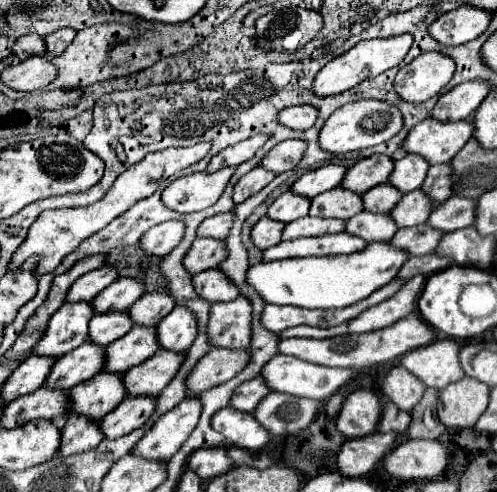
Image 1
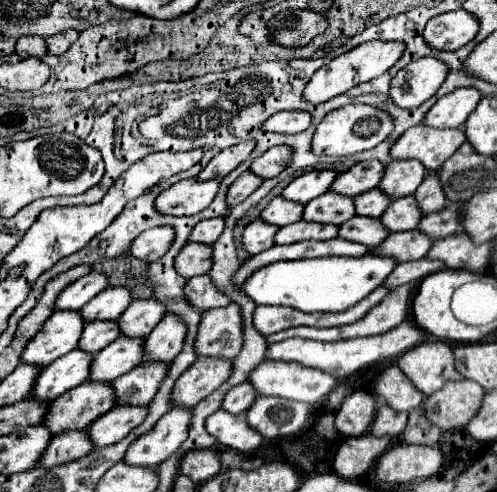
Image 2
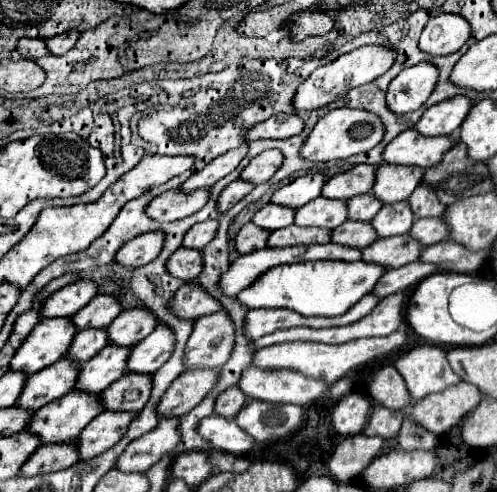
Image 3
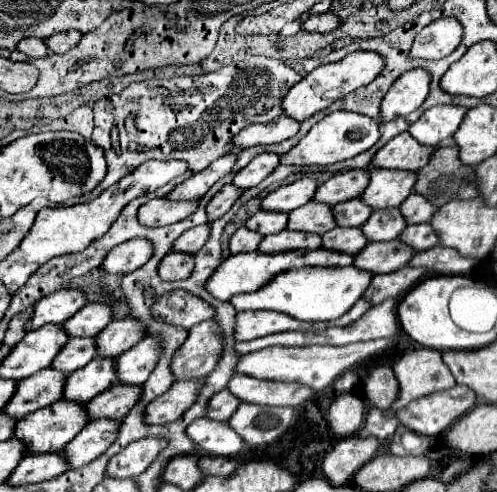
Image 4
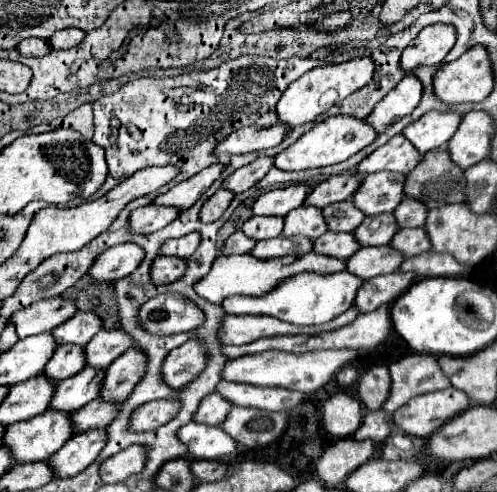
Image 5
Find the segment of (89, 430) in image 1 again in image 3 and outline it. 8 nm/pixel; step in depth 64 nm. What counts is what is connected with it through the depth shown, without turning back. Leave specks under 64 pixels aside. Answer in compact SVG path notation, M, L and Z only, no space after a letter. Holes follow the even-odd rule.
M50 444L50 446L40 446L28 464L20 468L18 476L40 476L40 474L50 474L50 472L60 472L64 468L70 468L72 464L78 462L76 448L72 444Z

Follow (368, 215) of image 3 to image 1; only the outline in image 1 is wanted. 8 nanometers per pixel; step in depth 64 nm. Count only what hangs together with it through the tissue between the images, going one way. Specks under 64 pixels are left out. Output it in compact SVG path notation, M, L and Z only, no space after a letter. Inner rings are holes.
M380 184L362 194L364 210L376 212L376 214L390 212L400 198L402 198L402 192L398 192L394 186L388 186L388 184Z

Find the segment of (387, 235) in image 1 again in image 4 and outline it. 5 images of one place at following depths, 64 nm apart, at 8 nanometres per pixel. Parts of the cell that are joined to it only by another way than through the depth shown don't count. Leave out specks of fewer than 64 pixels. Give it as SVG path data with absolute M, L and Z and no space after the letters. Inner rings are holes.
M334 228L322 236L322 248L344 254L358 254L366 244L360 228Z

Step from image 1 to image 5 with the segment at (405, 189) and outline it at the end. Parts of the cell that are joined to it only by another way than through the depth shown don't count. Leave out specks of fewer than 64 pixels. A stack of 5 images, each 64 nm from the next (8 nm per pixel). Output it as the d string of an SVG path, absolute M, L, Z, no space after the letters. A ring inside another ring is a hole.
M376 172L368 174L360 188L352 196L352 204L360 208L366 216L376 216L376 214L386 214L394 212L400 200L404 198L402 194L404 186L404 176L396 172Z

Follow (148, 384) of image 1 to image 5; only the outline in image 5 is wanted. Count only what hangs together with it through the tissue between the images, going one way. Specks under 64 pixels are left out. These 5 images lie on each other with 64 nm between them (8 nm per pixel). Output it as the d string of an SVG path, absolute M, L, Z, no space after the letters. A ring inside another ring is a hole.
M92 400L84 408L80 408L80 412L70 414L72 432L88 432L88 428L106 428L114 420L118 406L118 402L108 404L102 400Z

